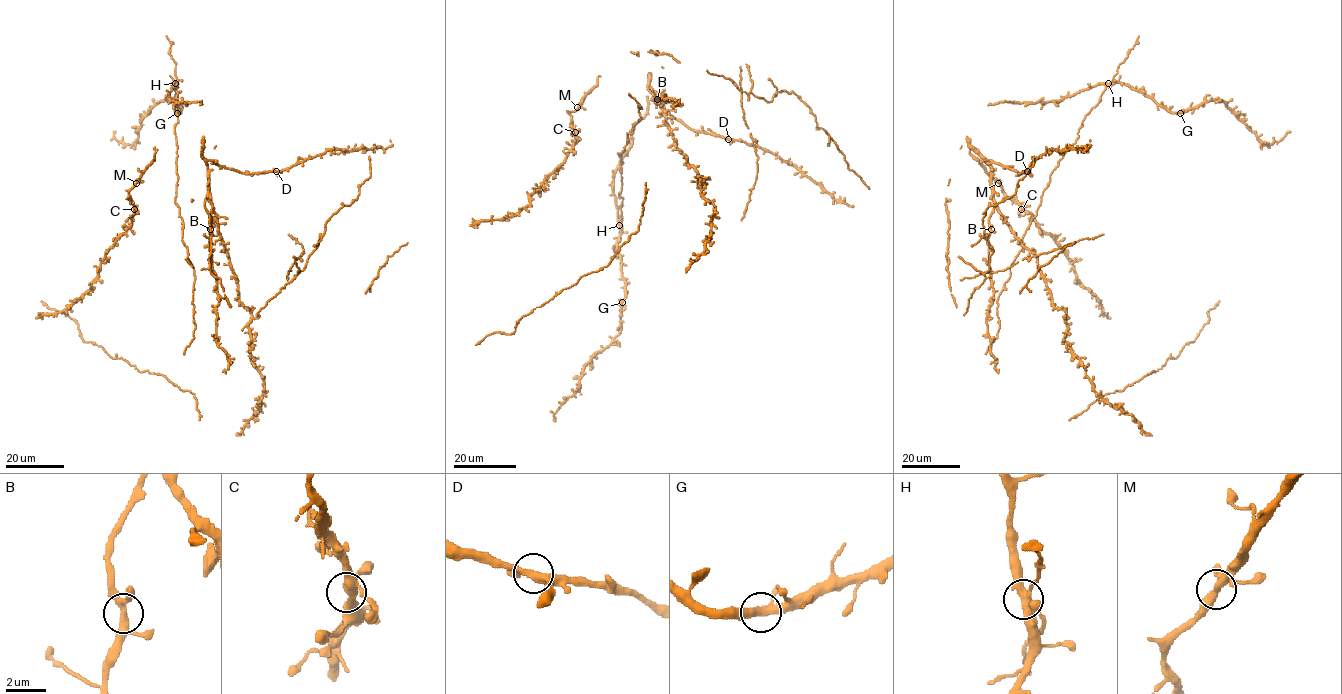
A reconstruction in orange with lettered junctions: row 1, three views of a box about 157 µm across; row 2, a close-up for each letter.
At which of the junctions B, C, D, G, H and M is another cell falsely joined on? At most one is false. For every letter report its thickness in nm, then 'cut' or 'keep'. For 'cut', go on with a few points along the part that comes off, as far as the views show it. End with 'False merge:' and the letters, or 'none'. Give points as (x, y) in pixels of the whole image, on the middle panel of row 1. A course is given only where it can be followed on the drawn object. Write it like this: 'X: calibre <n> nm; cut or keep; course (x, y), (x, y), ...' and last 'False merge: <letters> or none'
B: calibre 340 nm; keep
C: calibre 380 nm; keep
D: calibre 320 nm; keep
G: calibre 340 nm; keep
H: calibre 360 nm; keep
M: calibre 360 nm; keep
False merge: none

